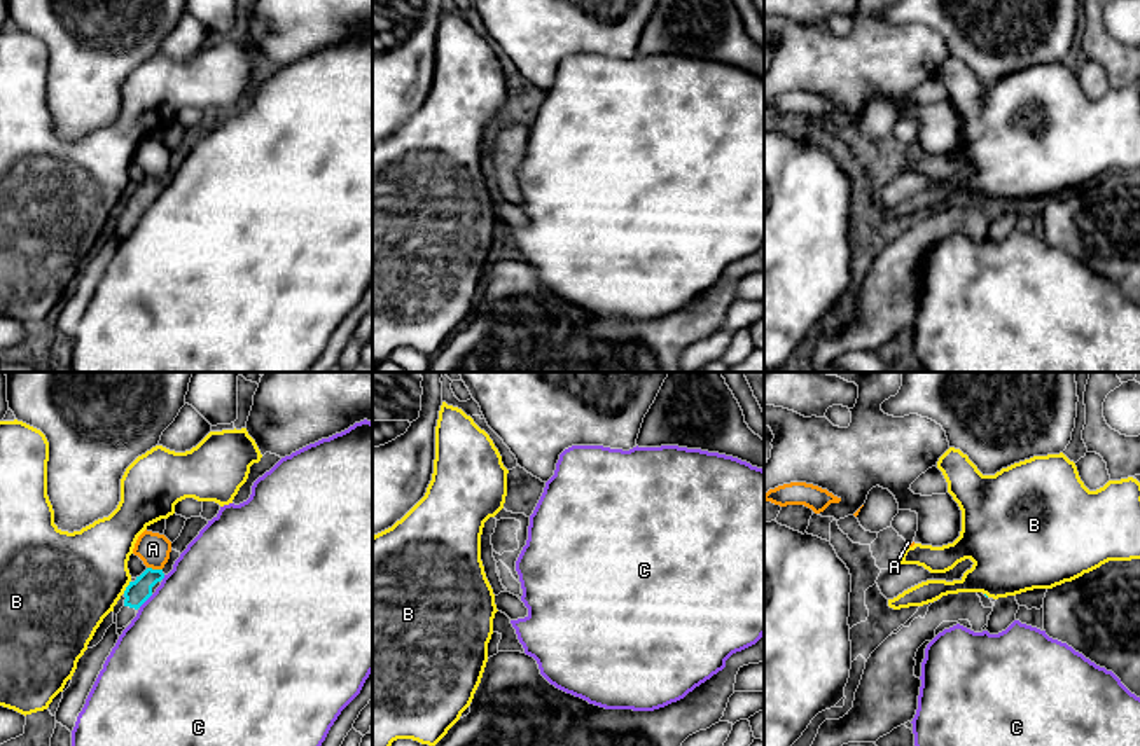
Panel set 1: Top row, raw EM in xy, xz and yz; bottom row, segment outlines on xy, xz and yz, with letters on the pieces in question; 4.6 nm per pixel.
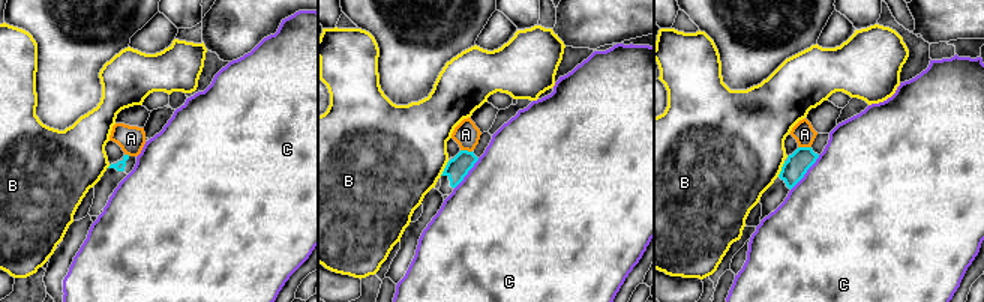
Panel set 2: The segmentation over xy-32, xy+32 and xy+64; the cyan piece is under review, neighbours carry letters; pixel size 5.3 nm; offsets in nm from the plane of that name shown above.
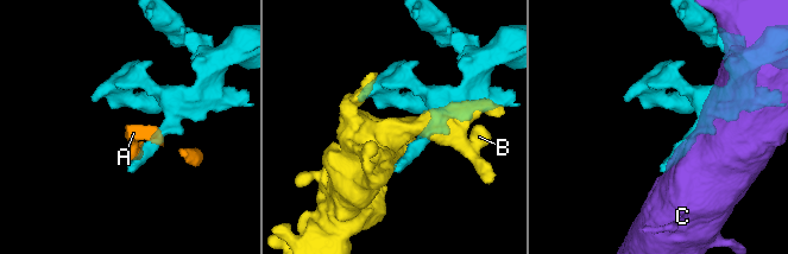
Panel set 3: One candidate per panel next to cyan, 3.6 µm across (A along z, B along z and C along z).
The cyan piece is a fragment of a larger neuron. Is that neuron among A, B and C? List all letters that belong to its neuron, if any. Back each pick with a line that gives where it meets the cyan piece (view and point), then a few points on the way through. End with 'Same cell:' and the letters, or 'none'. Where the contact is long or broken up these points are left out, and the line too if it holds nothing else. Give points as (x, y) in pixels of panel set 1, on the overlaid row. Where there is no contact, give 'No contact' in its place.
Same cell: none

